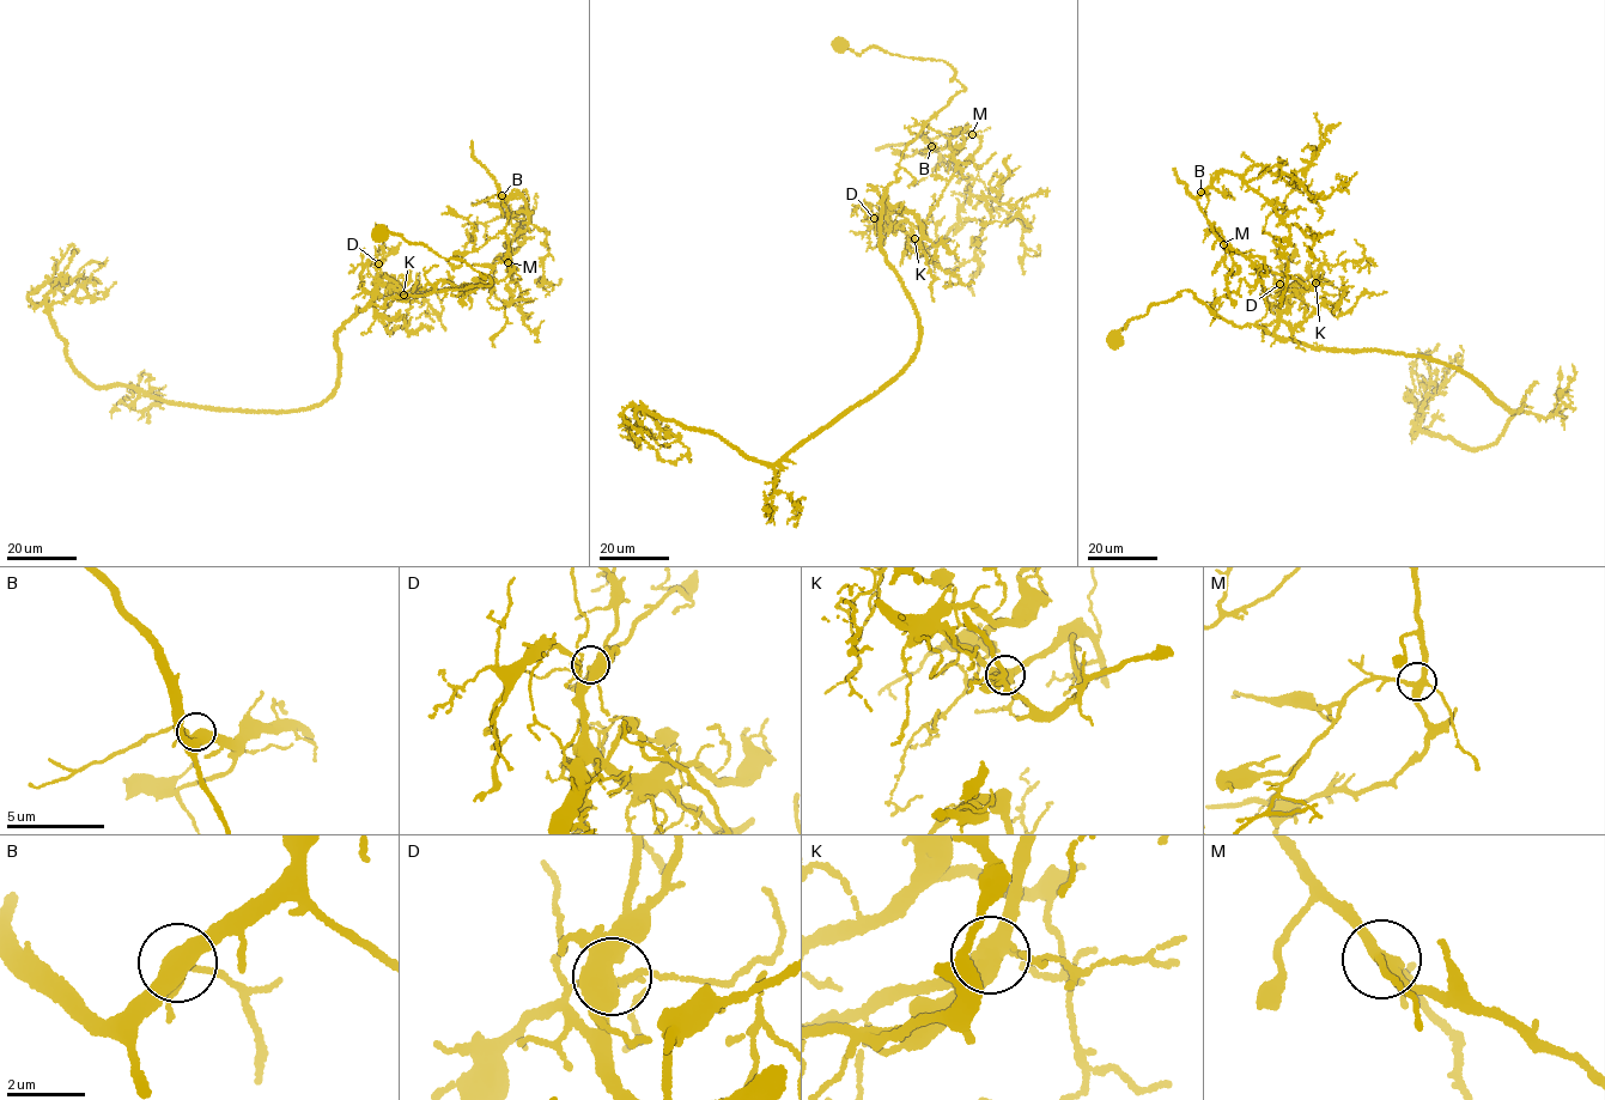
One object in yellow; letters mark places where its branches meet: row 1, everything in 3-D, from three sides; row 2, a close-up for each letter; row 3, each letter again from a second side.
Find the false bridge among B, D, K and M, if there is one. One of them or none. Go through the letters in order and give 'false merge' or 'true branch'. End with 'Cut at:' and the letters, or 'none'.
B: true branch
D: true branch
K: false merge
M: true branch
Cut at: K

